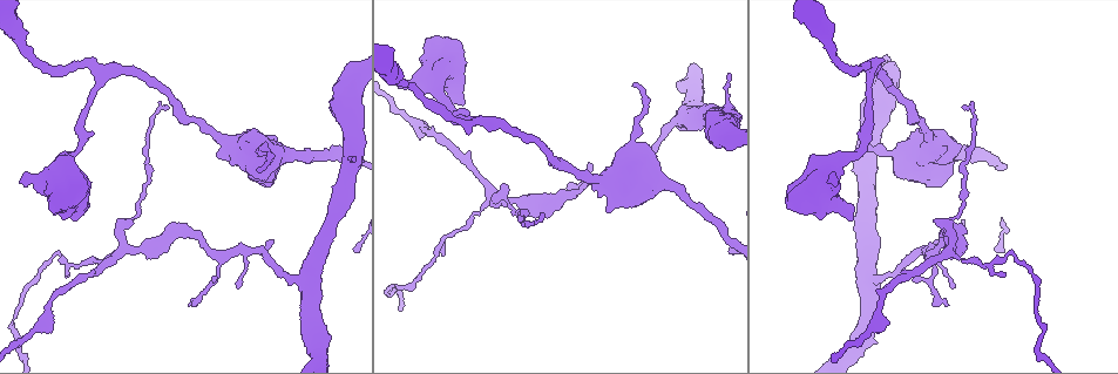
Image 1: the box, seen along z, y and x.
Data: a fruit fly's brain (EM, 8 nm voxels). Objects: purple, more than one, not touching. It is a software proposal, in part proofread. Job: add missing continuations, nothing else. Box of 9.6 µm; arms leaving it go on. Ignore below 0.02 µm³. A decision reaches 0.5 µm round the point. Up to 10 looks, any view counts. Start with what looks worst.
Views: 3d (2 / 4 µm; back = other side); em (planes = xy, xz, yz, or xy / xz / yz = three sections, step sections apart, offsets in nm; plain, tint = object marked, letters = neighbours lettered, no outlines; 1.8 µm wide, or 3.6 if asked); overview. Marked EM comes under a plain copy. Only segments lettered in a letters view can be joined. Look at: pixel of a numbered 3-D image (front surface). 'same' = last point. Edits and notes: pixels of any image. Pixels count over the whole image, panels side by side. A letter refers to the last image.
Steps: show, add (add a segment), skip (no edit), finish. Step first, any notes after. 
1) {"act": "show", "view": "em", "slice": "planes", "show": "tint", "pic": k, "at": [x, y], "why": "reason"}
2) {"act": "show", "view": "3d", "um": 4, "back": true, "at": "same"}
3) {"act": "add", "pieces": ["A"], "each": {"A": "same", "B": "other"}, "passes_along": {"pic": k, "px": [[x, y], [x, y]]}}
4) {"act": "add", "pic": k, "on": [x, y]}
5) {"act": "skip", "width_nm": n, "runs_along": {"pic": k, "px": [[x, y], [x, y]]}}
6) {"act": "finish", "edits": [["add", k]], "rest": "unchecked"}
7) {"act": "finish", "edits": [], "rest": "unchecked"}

{"act": "show", "view": "em", "slice": "planes", "show": "letters", "pic": 1, "at": [454, 101], "why": "an open end"}

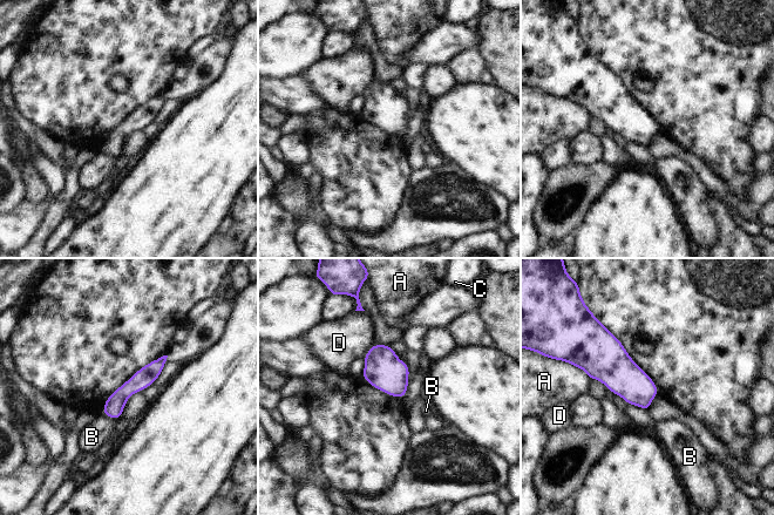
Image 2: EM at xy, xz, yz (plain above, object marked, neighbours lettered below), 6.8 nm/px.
{"act": "skip", "longest_contact_nm": ["A", 160], "each": {"A": "other", "B": "other", "C": "other", "D": "other"}, "found": "no lettered segment goes on from it"}

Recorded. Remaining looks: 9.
{"act": "show", "view": "em", "slice": "planes", "show": "letters", "pic": 1, "at": [188, 304], "why": "an open end"}

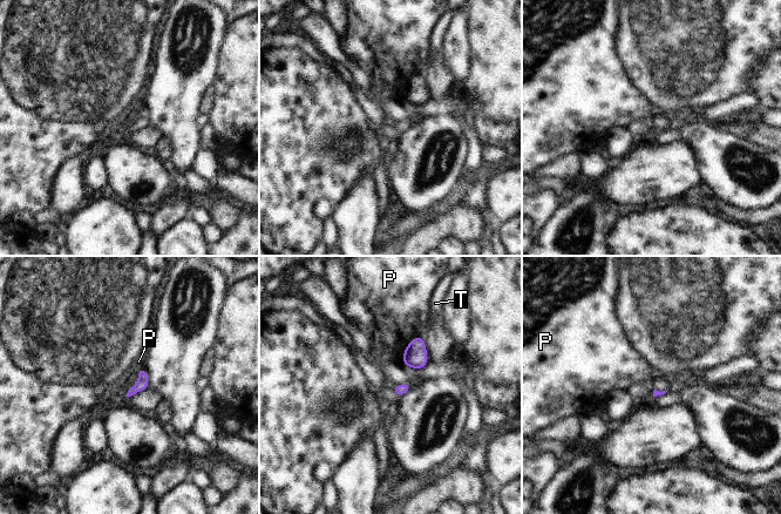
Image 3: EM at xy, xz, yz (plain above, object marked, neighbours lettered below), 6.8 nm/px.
{"act": "skip", "each": {"P": "other", "T": "other"}, "border": {"pic": 3, "px": [[421, 335], [408, 343], [402, 354]]}, "found": "none of them fits"}

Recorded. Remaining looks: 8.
{"act": "show", "view": "em", "slice": "planes", "show": "letters", "pic": 1, "at": [872, 73], "why": "arms part here"}

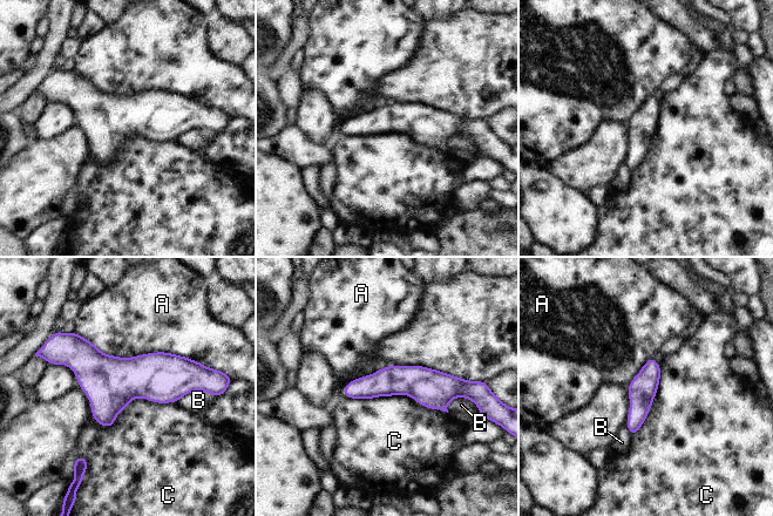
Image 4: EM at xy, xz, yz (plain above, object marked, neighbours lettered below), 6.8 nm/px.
{"act": "skip", "width_nm": 190, "each": {"A": "other", "B": "other", "C": "other"}, "border": {"pic": 4, "px": [[343, 393], [409, 395], [447, 412]]}, "found": "none of them fits"}

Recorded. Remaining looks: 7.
{"act": "show", "view": "em", "slice": "planes", "show": "tint", "pic": 1, "at": [934, 241], "why": "free end"}

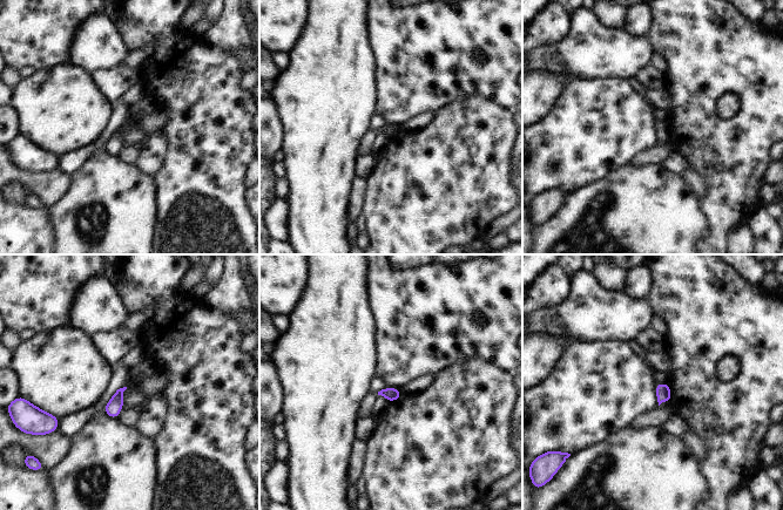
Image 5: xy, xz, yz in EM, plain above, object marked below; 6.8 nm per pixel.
{"act": "show", "view": "em", "slice": "planes", "show": "letters", "at": "same"}

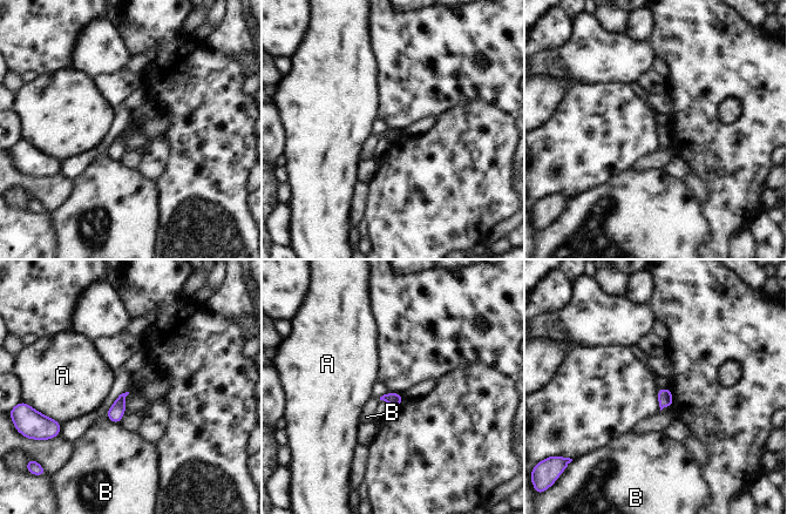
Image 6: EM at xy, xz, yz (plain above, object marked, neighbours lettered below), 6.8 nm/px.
{"act": "skip", "each": {"A": "other", "B": "other"}, "border": {"pic": 6, "px": [[106, 413], [112, 421], [119, 424]]}, "found": "no lettered segment goes on from it"}

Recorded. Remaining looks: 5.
{"act": "finish", "edits": [], "rest": "unchecked"}

